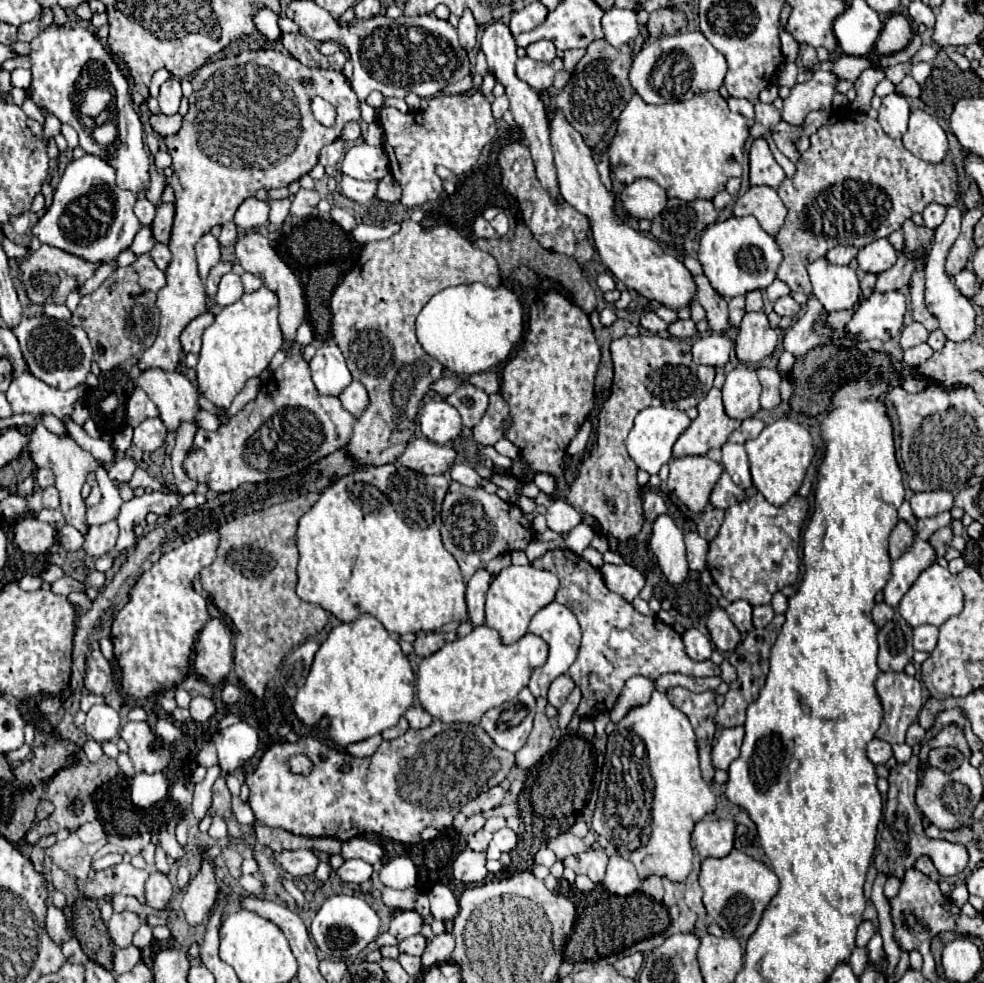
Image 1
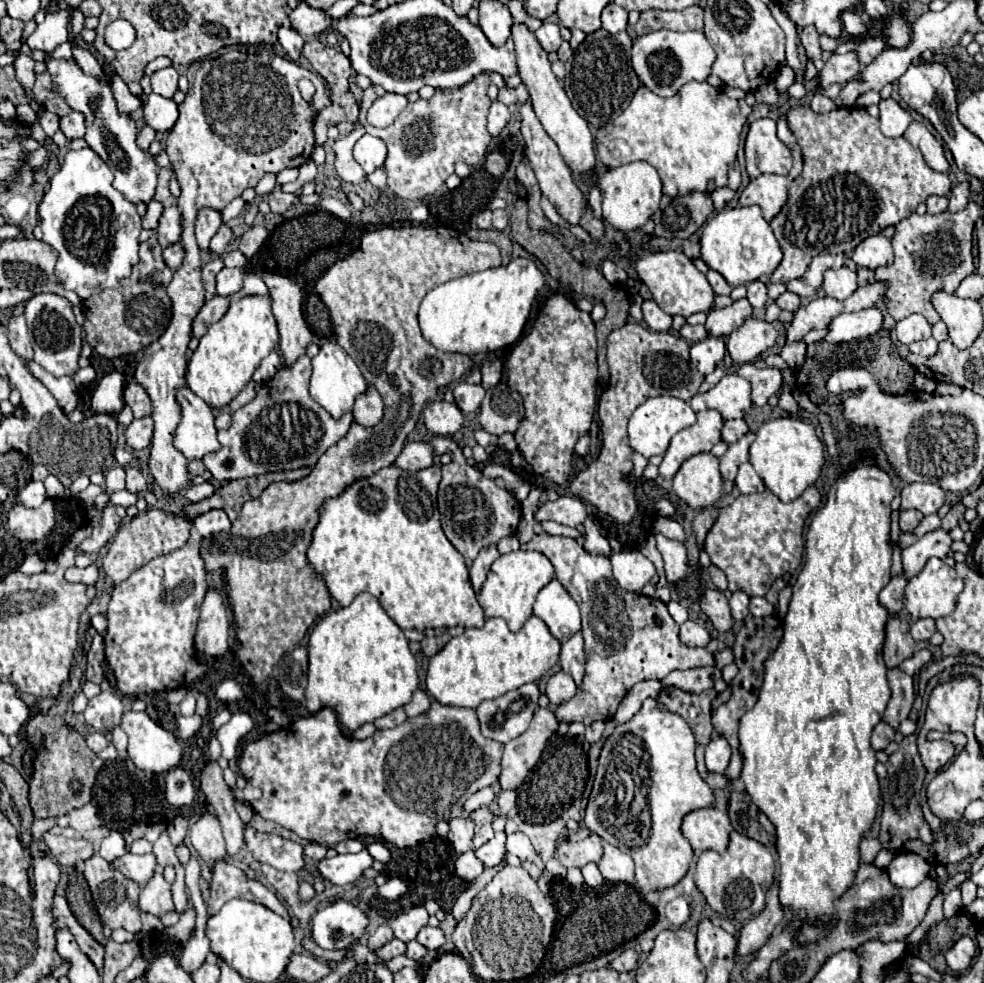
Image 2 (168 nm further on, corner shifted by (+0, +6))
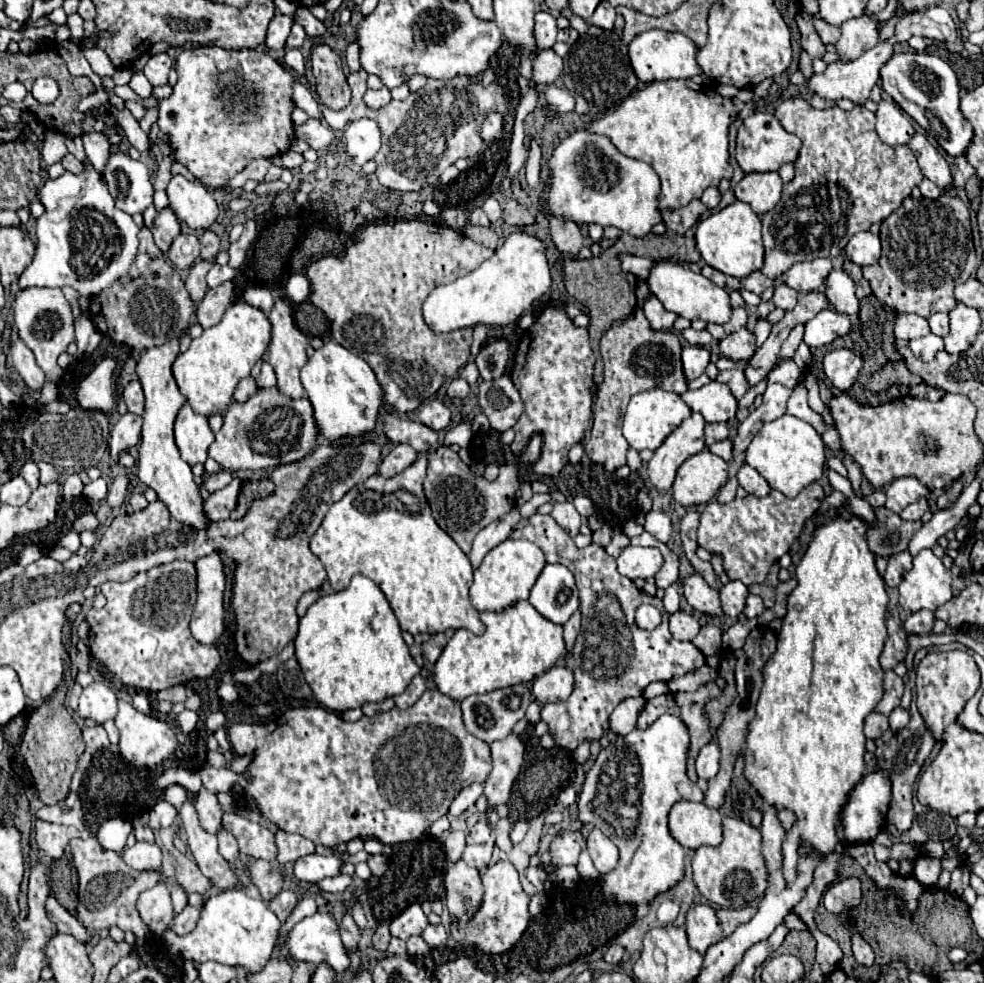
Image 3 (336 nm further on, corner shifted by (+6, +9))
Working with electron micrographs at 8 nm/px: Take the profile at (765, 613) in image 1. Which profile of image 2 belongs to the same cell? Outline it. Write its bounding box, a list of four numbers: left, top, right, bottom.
[750,598,774,618]

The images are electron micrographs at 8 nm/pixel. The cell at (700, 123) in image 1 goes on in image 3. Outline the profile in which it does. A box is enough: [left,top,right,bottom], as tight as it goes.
[588,79,744,209]

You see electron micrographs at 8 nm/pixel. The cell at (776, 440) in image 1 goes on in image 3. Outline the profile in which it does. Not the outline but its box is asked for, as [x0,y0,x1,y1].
[746,415,826,497]

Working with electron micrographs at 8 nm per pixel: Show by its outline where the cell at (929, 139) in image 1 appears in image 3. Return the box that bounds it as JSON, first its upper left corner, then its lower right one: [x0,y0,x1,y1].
[910,133,952,189]

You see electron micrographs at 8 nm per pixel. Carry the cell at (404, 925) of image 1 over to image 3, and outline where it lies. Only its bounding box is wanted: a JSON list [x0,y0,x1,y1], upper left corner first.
[390,903,428,939]

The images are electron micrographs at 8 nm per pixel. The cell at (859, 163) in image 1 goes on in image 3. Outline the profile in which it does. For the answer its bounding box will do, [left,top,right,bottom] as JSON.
[762,97,922,279]

